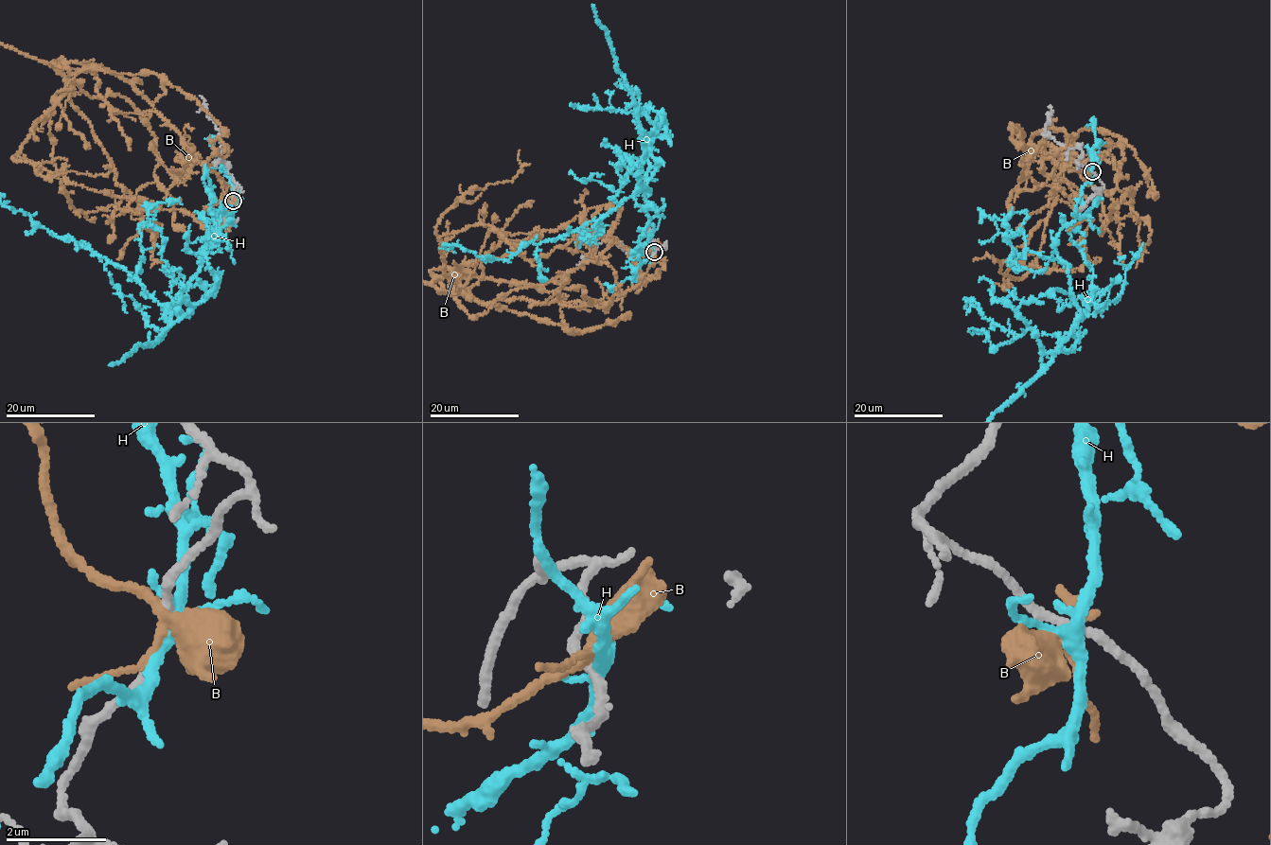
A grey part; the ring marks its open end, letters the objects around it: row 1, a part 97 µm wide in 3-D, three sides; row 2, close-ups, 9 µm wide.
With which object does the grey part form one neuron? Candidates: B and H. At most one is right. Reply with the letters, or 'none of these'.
none of these

